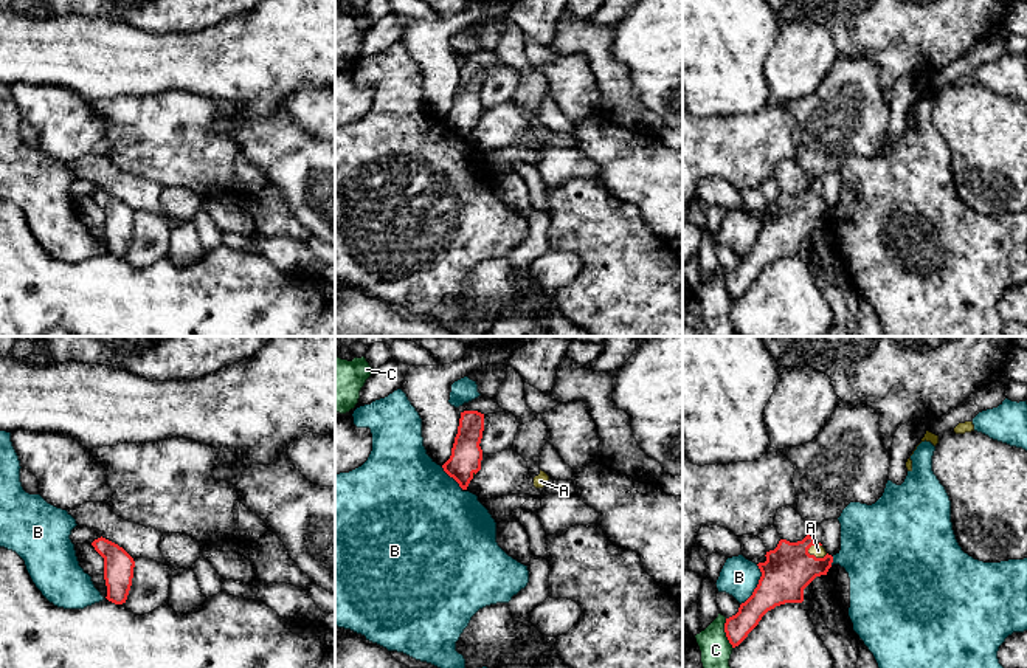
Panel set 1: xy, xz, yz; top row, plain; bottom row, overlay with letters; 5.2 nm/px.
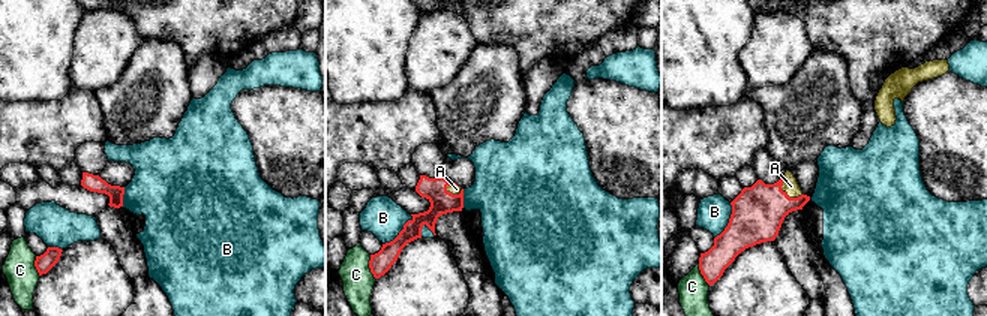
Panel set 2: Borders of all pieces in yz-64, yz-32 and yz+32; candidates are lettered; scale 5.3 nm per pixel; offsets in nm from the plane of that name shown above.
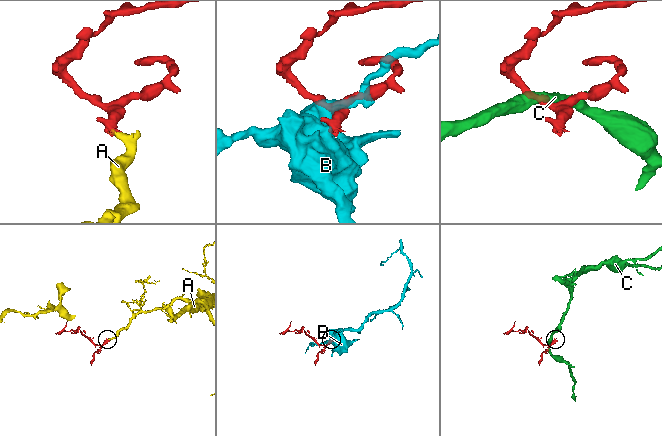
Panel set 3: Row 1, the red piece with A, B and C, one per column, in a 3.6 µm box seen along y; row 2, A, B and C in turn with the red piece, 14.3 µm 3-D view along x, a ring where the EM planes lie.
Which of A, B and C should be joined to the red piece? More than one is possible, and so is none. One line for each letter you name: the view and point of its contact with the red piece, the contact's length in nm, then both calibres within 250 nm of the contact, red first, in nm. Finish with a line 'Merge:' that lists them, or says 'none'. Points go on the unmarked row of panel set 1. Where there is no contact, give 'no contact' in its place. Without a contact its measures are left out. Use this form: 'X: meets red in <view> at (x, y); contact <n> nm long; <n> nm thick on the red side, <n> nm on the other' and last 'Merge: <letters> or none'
A: meets red in yz at (815, 210); contact 110 nm long; 260 nm thick on the red side, 70 nm on the other
Merge: A

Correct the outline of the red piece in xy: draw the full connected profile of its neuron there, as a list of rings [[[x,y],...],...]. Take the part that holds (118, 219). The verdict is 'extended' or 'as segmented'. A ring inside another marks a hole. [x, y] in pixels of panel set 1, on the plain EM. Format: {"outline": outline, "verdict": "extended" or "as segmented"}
{"outline": [[[102,189],[95,192],[92,198],[104,211],[105,251],[115,257],[126,256],[133,231],[133,211],[123,200]]], "verdict": "as segmented"}

